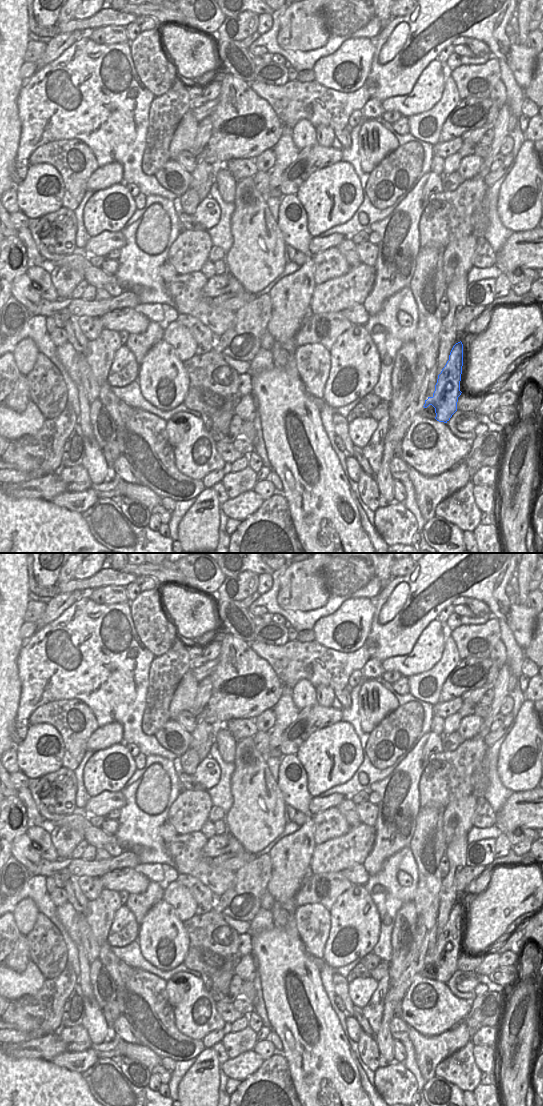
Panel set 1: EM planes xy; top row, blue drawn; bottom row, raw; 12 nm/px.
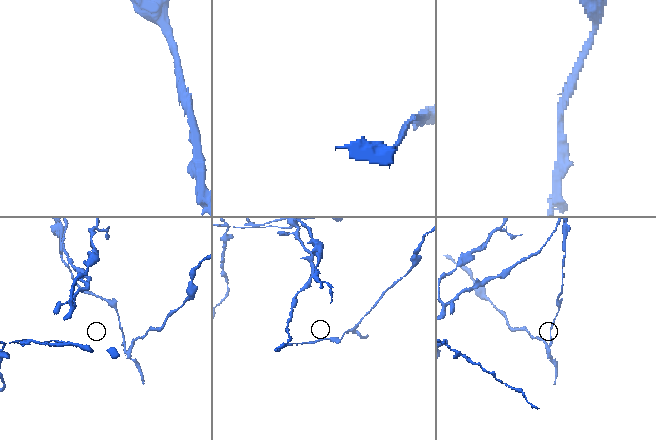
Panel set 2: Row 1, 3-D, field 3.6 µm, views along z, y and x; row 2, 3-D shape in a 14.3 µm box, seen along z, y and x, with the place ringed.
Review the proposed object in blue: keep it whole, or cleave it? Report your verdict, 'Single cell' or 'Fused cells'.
Fused cells

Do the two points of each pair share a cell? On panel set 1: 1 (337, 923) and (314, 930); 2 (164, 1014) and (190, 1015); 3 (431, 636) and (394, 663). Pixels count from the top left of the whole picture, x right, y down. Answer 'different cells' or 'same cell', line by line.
1: different cells
2: different cells
3: same cell

